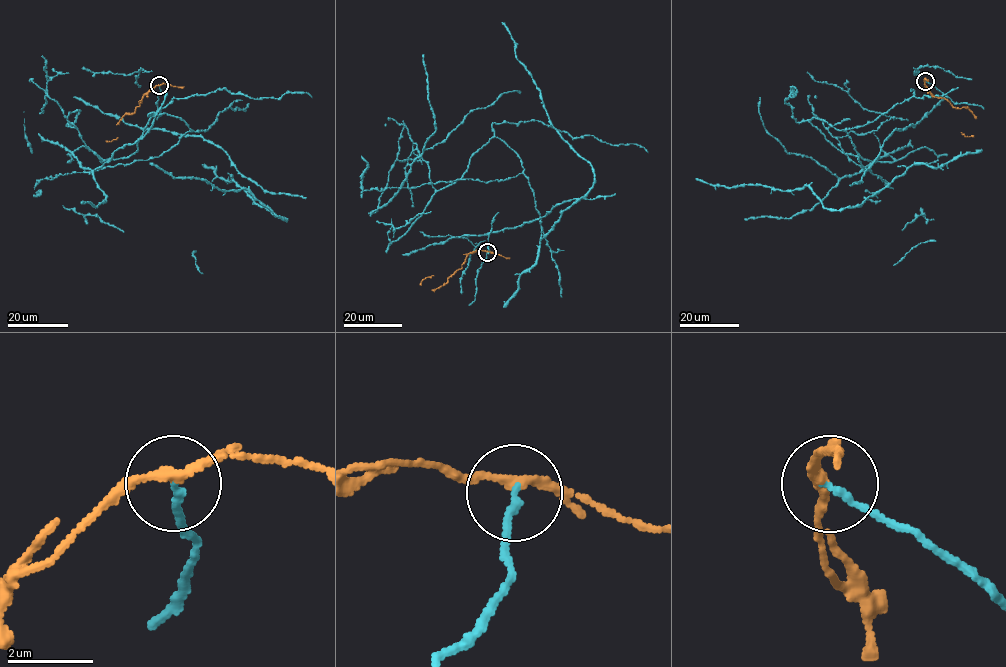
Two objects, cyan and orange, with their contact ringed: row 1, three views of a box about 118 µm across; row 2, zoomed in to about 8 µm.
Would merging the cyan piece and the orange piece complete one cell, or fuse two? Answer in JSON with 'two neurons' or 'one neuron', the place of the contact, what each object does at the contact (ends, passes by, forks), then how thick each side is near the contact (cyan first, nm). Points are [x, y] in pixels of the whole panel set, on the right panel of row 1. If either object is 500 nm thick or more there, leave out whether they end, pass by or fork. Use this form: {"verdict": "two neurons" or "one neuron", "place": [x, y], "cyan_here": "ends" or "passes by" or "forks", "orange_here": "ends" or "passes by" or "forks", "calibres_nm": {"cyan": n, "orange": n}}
{"verdict": "two neurons", "place": [925, 81], "cyan_here": "ends", "orange_here": "passes by", "calibres_nm": {"cyan": 160, "orange": 200}}

